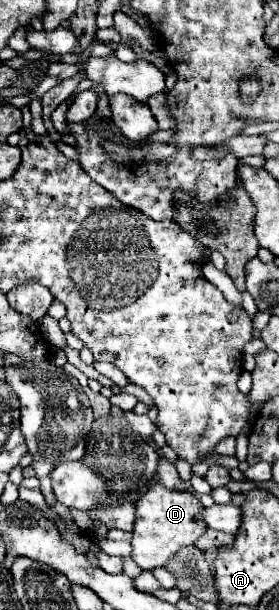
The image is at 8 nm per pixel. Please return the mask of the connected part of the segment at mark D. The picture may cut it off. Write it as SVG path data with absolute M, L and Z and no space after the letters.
M154 482L142 500L136 504L136 522L132 530L132 558L142 570L154 570L166 566L166 562L188 544L194 544L198 536L204 534L206 524L202 524L196 514L202 510L200 500L186 492L176 492L166 488L162 482Z

